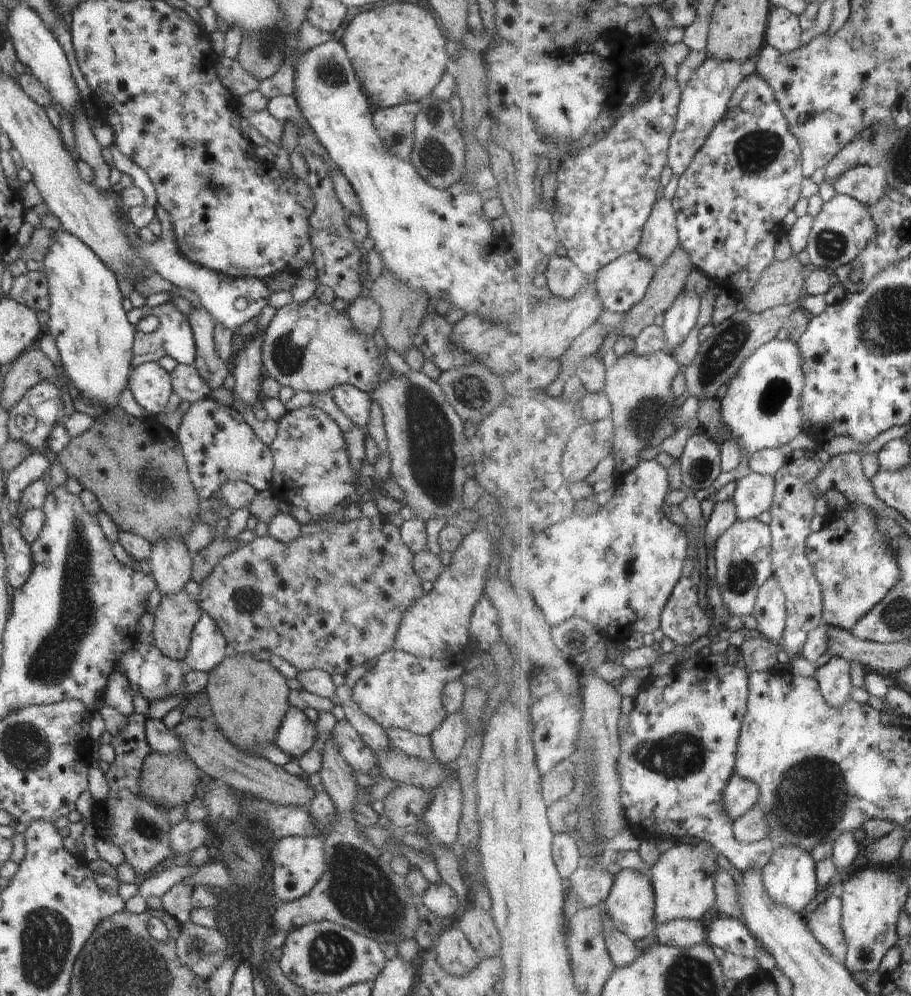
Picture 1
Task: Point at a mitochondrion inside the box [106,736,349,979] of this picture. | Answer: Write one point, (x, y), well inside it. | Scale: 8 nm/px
(144, 826)

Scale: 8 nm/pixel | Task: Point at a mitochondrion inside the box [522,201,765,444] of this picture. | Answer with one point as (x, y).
(727, 344)

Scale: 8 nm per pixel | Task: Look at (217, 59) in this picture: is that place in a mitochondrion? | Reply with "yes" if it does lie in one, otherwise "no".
no

